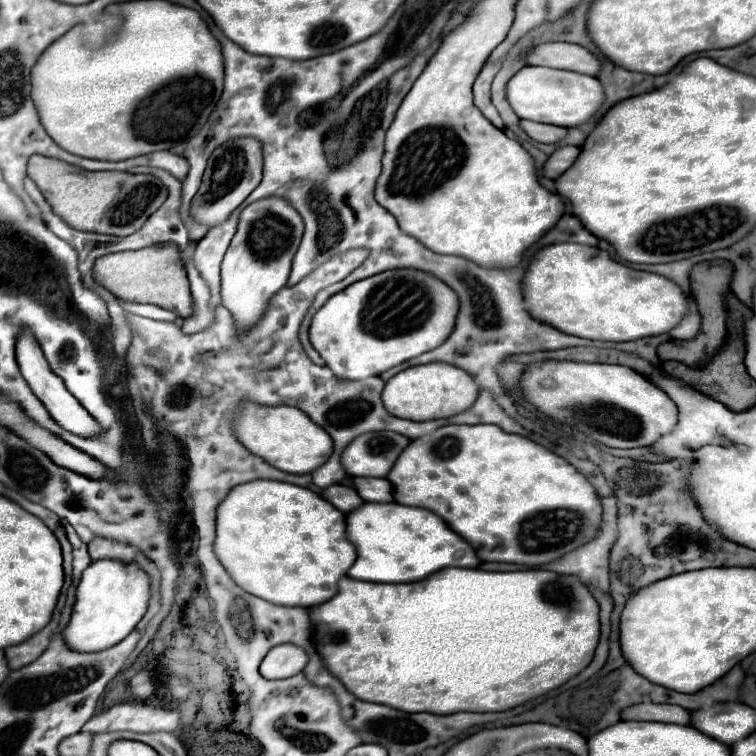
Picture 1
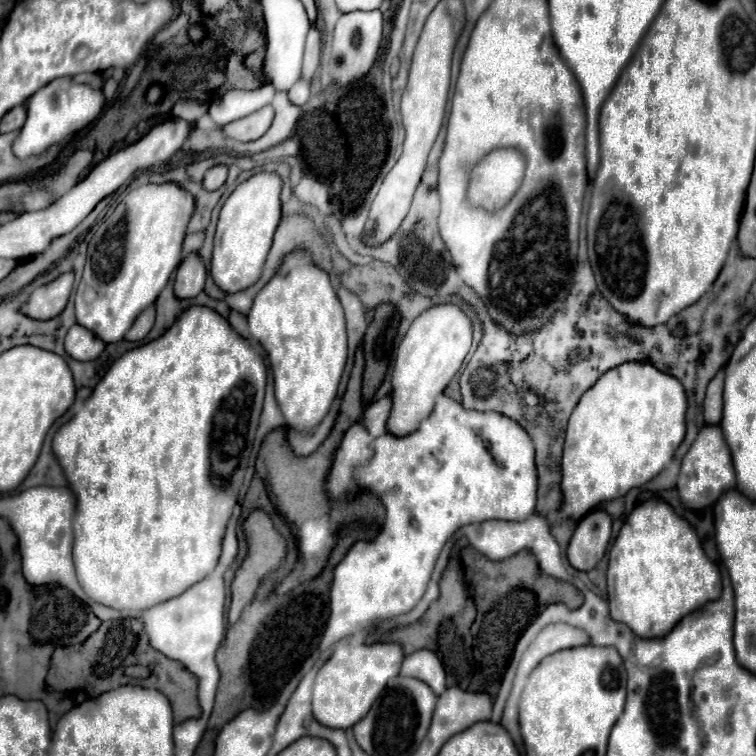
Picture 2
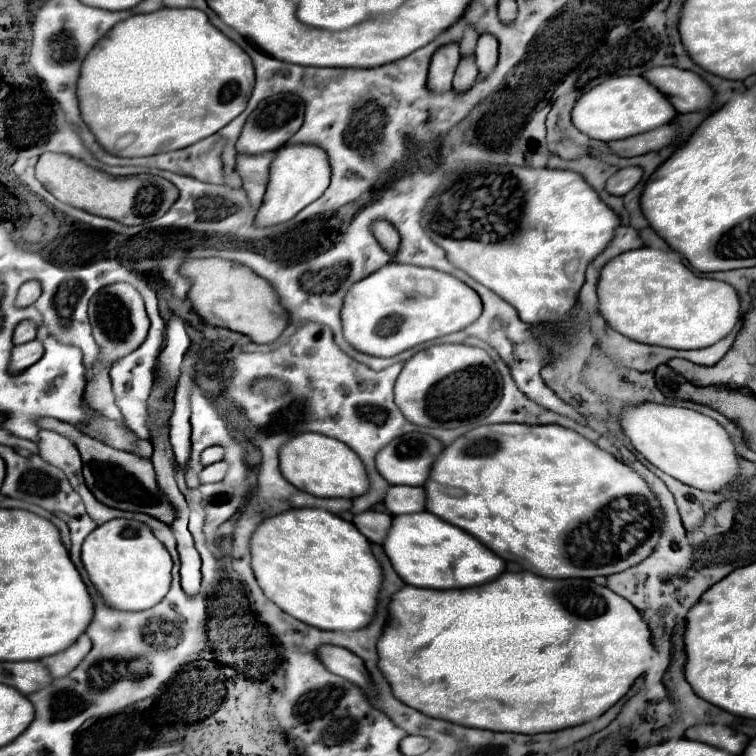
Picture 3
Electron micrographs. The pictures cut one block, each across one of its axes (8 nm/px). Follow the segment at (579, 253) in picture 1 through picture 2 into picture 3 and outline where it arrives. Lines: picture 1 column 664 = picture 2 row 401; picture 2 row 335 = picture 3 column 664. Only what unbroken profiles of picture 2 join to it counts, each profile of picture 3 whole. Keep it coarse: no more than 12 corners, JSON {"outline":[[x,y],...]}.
{"outline":[[672,250],[602,270],[598,310],[644,344],[708,348],[740,320],[738,292]]}

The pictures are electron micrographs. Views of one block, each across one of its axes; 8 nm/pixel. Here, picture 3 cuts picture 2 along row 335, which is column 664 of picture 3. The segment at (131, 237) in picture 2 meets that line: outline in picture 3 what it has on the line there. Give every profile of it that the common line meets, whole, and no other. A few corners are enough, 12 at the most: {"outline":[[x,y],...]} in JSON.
{"outline":[[616,76],[572,110],[582,134],[612,142],[678,112],[644,76]]}

